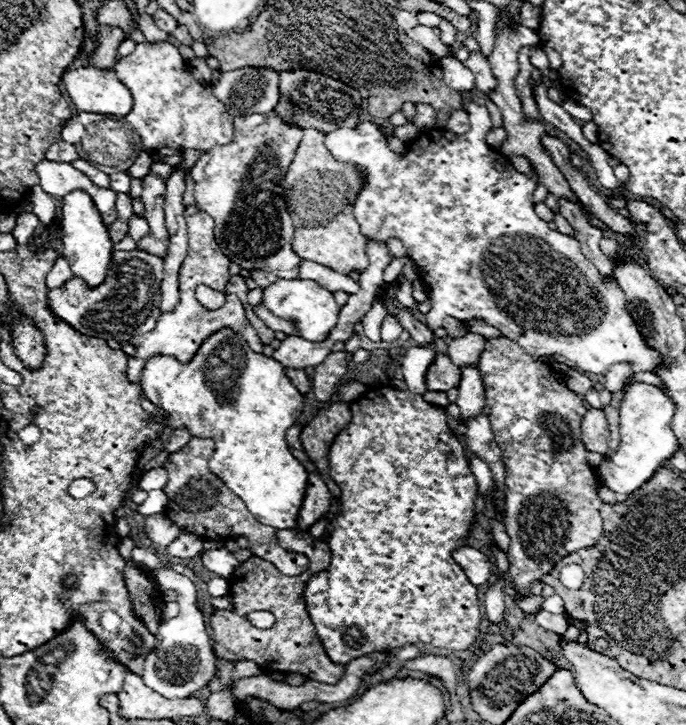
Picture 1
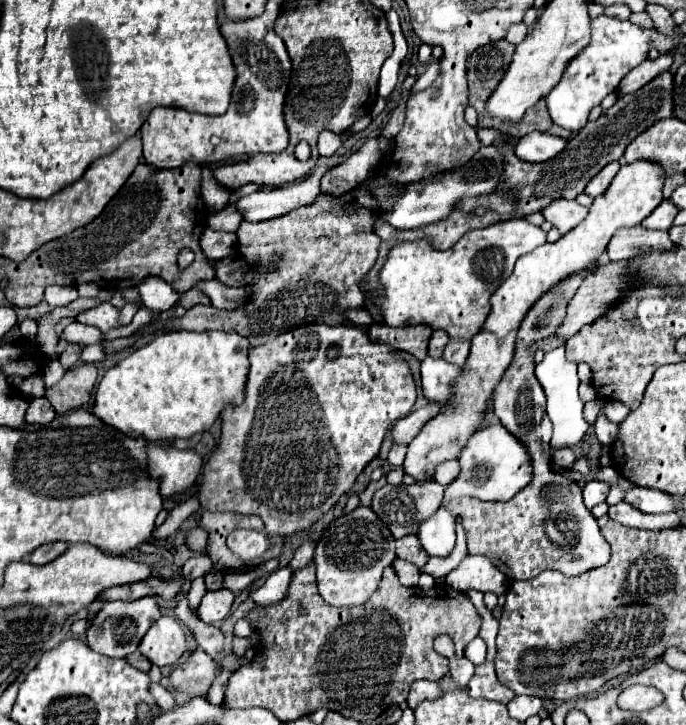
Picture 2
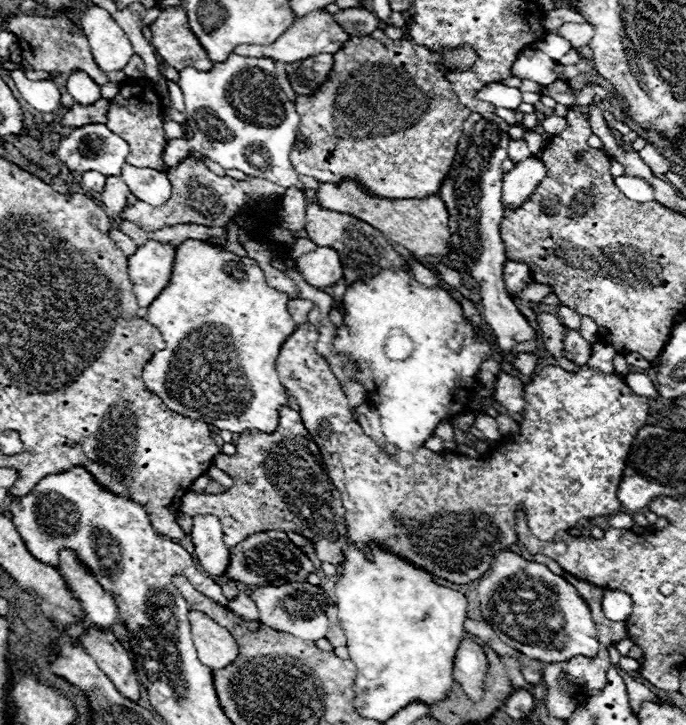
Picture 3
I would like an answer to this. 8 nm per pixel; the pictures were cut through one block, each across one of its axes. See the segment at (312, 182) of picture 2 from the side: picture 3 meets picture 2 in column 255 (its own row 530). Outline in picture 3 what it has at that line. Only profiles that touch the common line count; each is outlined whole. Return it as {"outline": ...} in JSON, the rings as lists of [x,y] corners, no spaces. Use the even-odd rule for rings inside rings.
{"outline":[[[210,514],[194,516],[194,528],[190,536],[196,546],[194,554],[200,566],[214,576],[222,576],[228,568],[228,548],[222,542],[220,520]]]}

